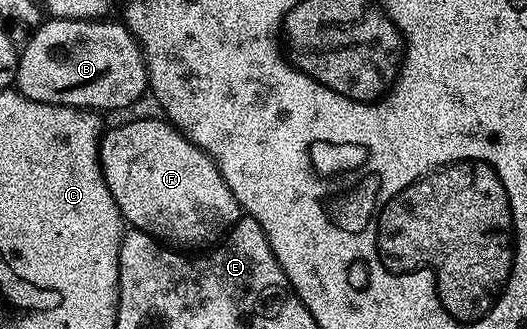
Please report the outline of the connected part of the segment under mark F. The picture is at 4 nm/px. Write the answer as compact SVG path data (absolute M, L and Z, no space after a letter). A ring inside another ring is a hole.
M135 118L132 122L123 122L120 126L115 126L106 131L99 140L99 163L103 169L105 176L105 184L109 188L109 192L113 192L113 200L117 200L119 211L123 213L123 221L128 227L144 230L147 234L152 234L158 242L166 244L171 248L187 248L183 246L203 246L199 248L207 248L212 244L218 243L220 239L226 235L228 230L232 230L241 217L241 211L237 204L237 196L233 196L233 192L229 192L229 184L225 184L225 180L221 176L221 172L217 168L217 164L213 164L213 160L201 148L197 148L192 144L186 136L179 131L170 122L159 118Z

